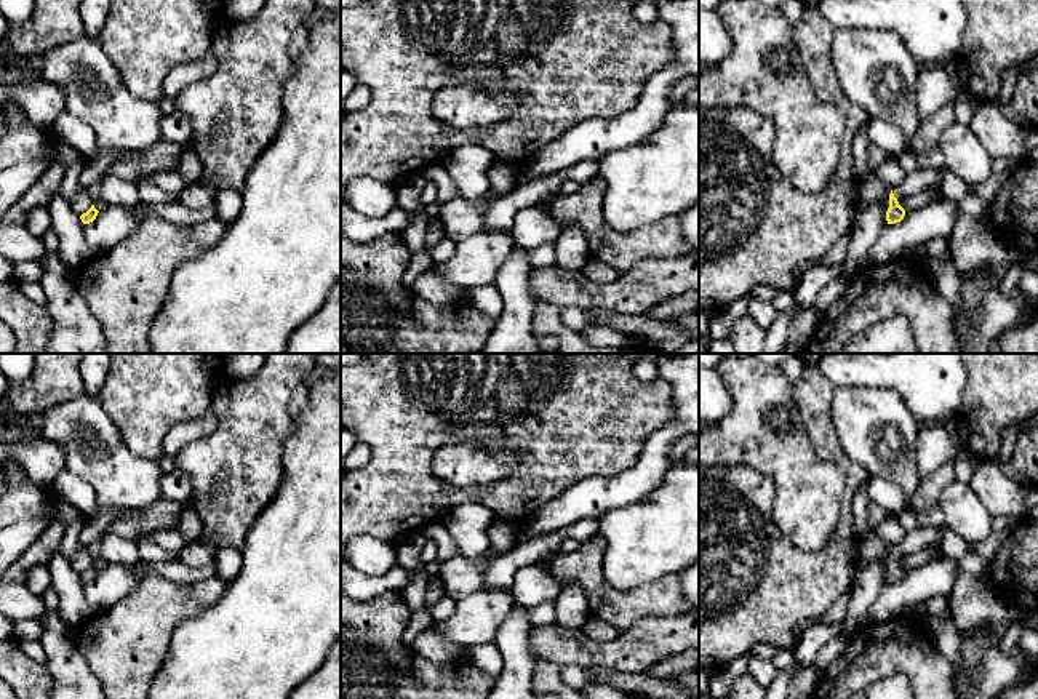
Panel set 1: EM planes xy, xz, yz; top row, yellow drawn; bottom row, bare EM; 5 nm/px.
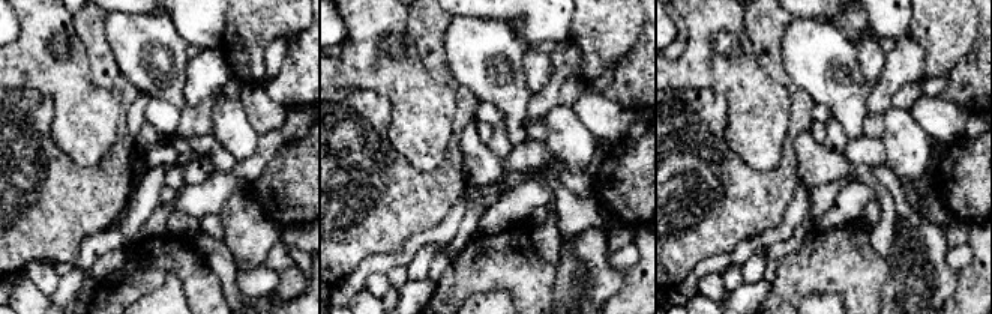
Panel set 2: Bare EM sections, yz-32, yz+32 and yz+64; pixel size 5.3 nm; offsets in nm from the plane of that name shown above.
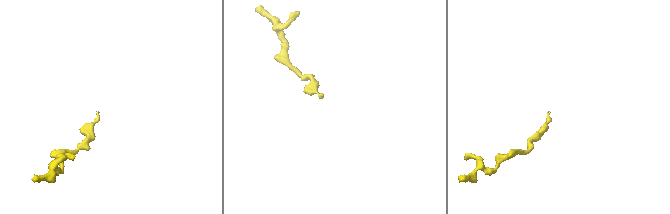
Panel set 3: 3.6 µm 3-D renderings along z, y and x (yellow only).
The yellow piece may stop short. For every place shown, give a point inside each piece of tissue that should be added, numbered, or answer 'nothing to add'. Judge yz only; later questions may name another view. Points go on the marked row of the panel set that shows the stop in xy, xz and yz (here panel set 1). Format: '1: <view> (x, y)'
1: yz (923, 178)

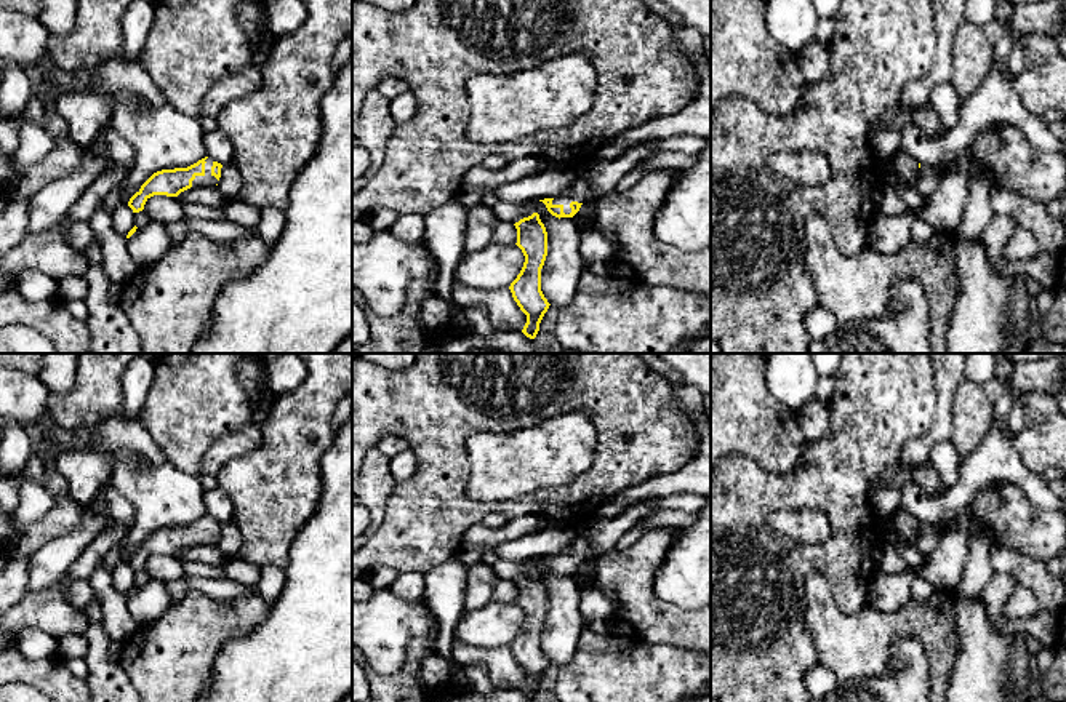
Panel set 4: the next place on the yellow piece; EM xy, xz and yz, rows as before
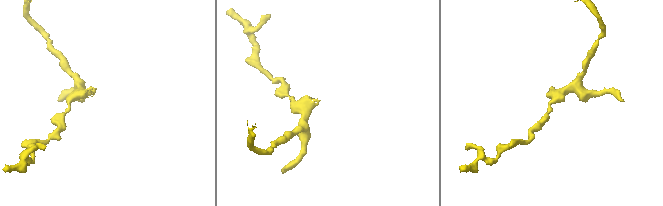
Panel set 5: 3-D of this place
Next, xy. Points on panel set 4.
1: xy (200, 181)

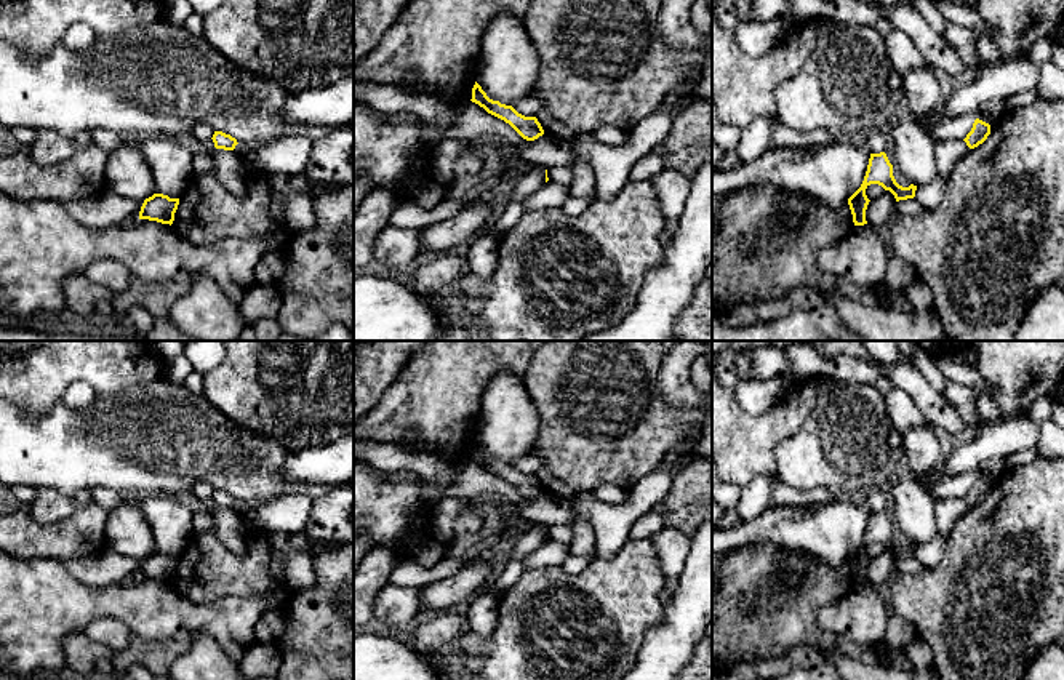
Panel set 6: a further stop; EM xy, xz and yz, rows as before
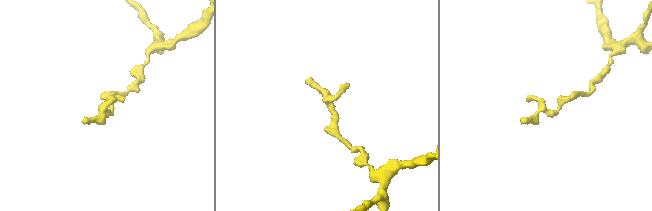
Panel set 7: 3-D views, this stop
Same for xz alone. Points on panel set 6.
nothing to add

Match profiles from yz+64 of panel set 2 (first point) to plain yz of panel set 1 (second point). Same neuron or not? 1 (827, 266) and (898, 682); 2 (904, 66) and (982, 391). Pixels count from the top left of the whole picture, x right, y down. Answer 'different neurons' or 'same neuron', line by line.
1: different neurons
2: different neurons

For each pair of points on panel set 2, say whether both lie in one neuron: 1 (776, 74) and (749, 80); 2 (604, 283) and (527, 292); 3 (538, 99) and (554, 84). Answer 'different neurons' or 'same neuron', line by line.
1: different neurons
2: different neurons
3: same neuron

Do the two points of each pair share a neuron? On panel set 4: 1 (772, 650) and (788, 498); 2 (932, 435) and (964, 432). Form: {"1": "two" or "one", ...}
{"1": "one", "2": "two"}

